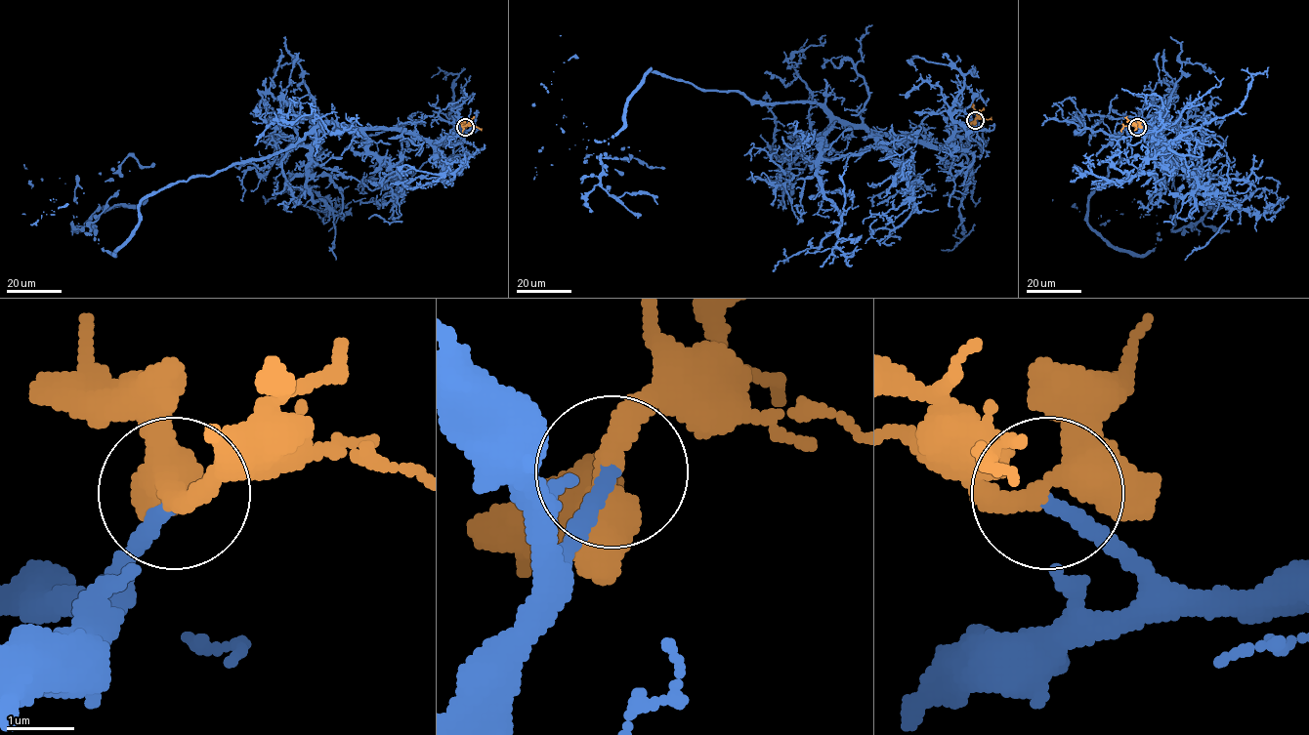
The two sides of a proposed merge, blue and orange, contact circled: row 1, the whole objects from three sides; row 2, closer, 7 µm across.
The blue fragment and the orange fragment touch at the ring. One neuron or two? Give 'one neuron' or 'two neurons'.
one neuron

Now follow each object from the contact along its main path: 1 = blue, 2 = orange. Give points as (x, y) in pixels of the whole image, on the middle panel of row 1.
1: (975, 120), (932, 145), (649, 70), (598, 142), (627, 160), (569, 148), (551, 164), (541, 147)
2: (975, 120), (976, 112), (972, 104)

